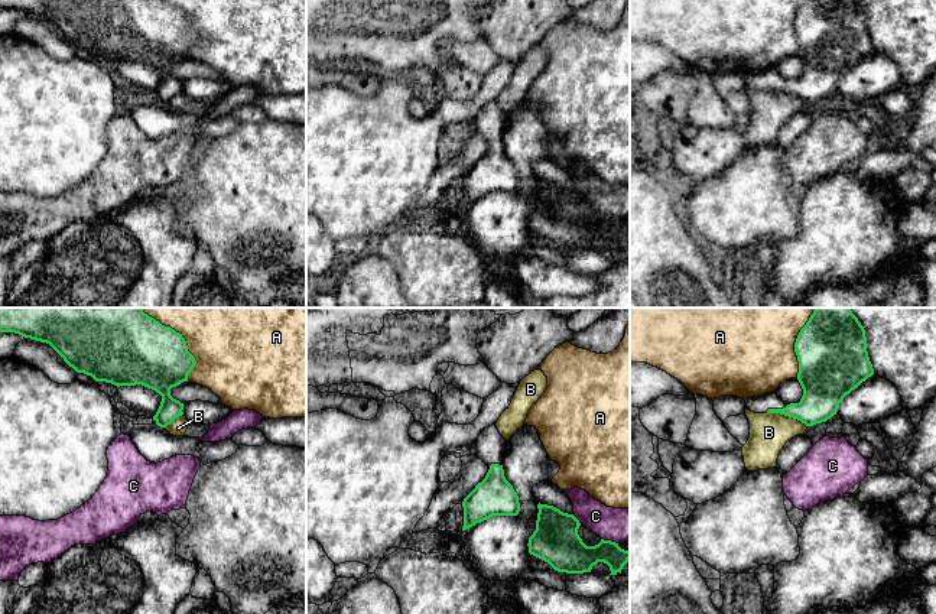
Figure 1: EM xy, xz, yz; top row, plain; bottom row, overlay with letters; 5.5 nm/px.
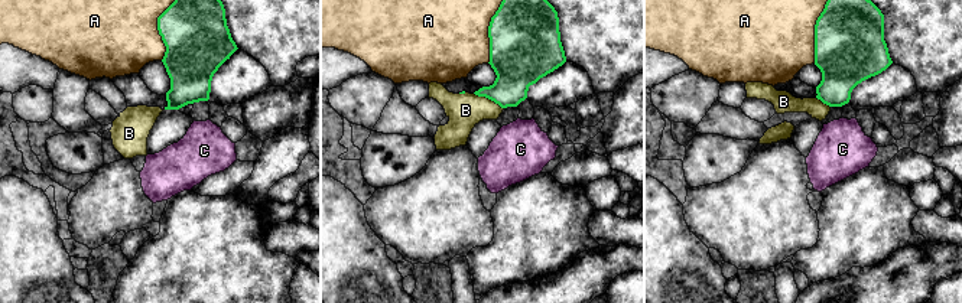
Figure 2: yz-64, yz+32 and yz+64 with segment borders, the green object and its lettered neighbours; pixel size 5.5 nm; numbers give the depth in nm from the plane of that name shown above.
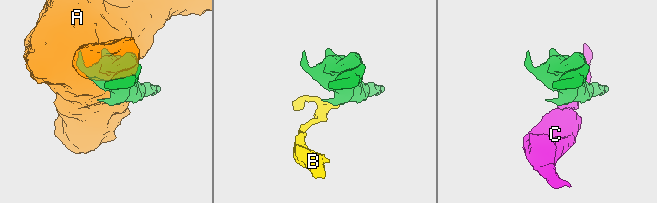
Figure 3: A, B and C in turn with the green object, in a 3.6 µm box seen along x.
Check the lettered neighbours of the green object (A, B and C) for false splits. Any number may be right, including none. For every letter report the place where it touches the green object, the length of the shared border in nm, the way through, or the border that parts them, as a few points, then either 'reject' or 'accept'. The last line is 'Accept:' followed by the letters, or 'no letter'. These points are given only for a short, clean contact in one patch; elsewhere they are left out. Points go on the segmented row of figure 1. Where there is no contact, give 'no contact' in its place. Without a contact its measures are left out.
A: meets green in xy at (184, 338); contact 480 nm long; reject
B: meets green in yz at (787, 415); contact 240 nm long; border along yz (767, 412), (779, 412), (796, 418), (806, 426); reject
C: meets green in xz at (577, 519); contact 80 nm long; reject
Accept: no letter

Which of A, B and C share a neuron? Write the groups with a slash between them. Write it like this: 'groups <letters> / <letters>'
groups A / B / C

